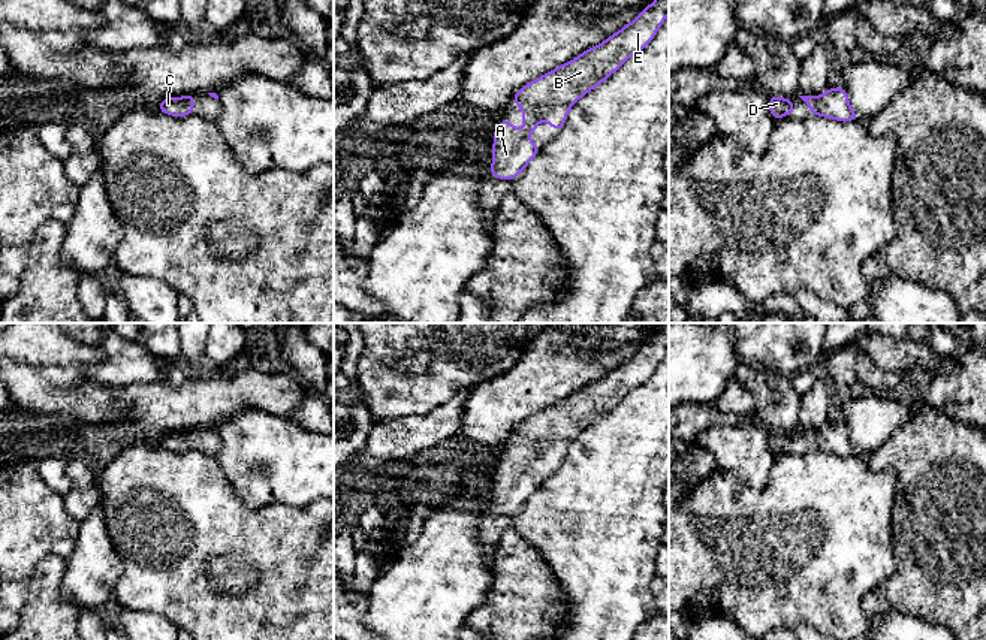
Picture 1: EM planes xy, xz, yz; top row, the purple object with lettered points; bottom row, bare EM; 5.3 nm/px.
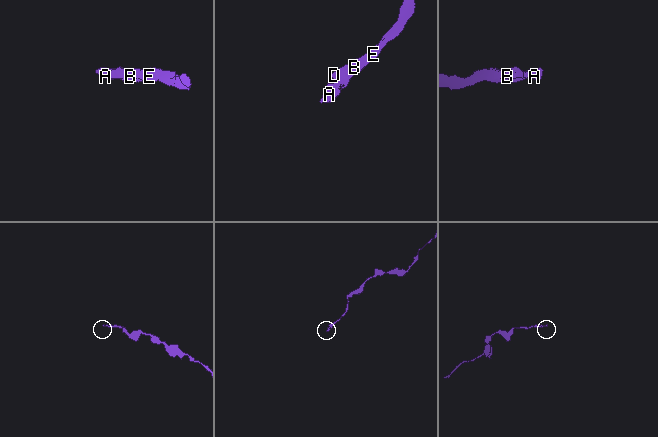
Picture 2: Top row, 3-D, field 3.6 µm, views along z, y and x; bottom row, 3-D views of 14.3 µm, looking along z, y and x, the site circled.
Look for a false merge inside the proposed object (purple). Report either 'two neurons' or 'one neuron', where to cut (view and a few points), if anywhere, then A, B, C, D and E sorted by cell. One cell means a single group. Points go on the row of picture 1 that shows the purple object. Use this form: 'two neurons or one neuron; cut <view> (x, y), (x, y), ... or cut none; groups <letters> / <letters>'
one neuron; cut none; groups A B C D E

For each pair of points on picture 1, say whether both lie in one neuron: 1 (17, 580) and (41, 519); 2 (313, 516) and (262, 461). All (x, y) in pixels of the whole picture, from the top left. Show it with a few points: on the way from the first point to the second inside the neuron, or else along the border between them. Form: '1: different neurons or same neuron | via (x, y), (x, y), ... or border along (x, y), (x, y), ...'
1: same neuron | via (17, 565), (17, 543), (26, 534)
2: different neurons | border along (317, 498), (301, 507), (268, 506)

